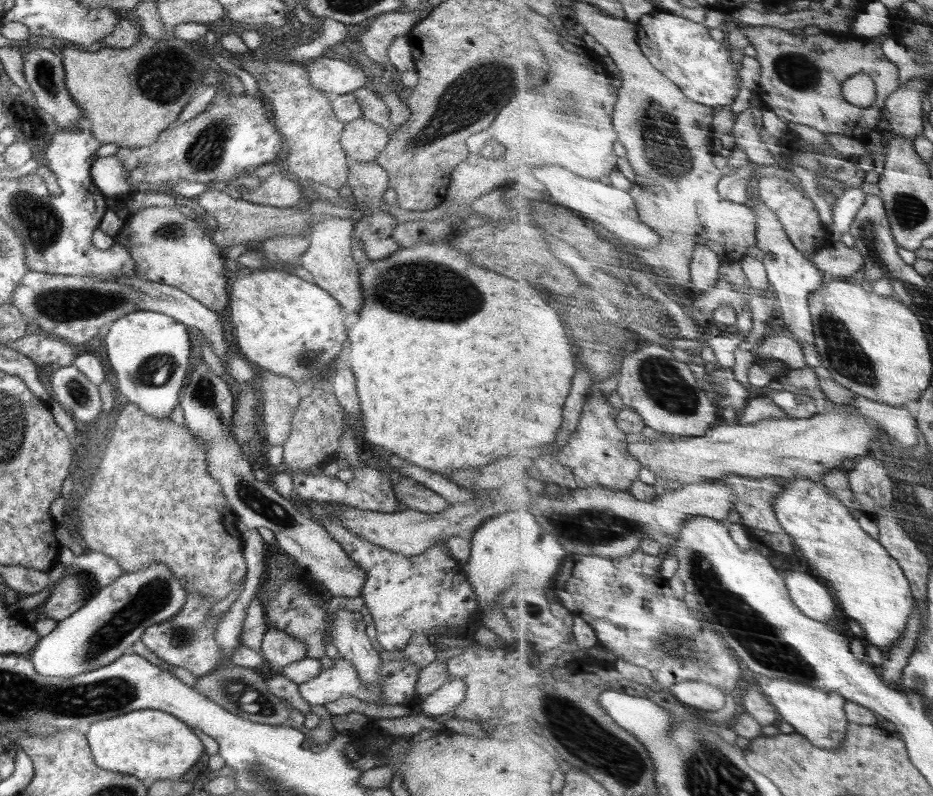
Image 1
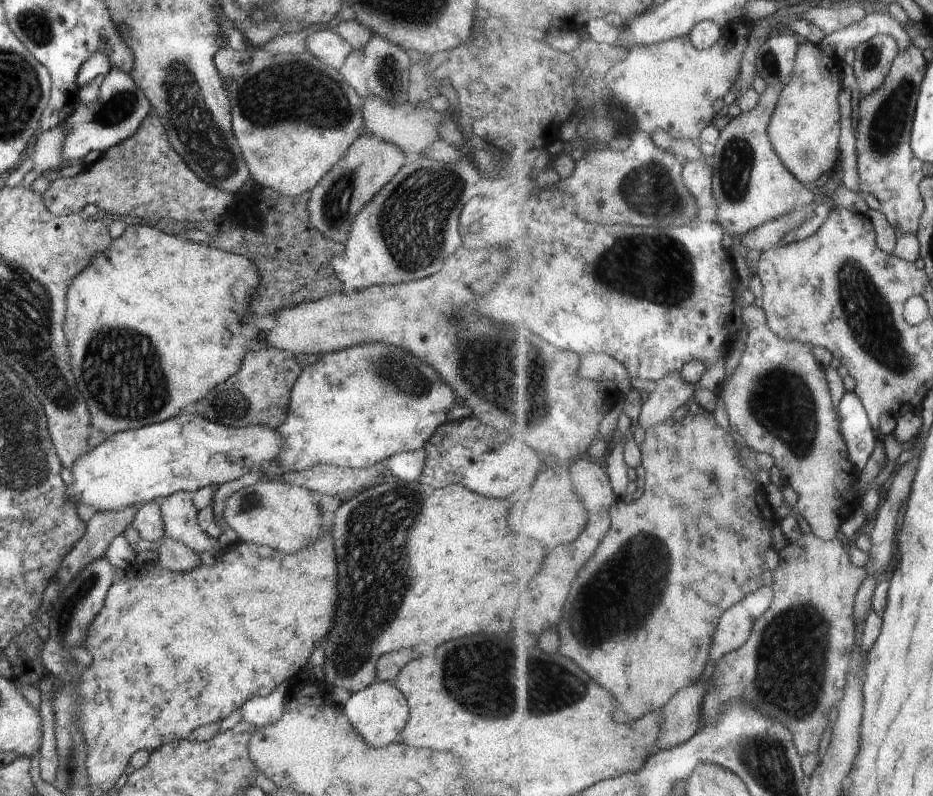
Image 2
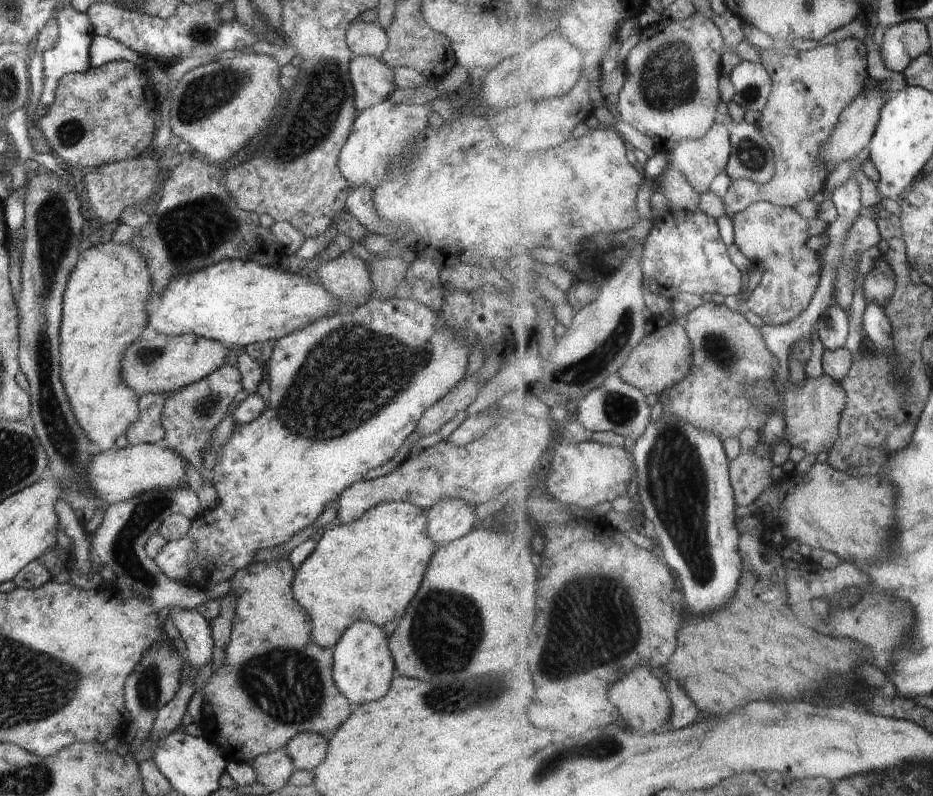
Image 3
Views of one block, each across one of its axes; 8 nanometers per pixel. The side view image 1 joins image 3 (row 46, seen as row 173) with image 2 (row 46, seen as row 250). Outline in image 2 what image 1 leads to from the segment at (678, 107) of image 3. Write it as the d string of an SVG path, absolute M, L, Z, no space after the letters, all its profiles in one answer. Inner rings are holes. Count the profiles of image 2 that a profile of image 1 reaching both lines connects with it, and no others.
M729 33L714 48L705 51L693 43L690 35L653 45L640 45L632 48L632 54L622 64L612 68L607 80L610 80L615 99L628 108L640 131L653 134L654 131L667 130L677 139L691 140L699 144L704 129L712 125L717 116L716 102L728 96L736 80L740 78L746 48L747 39L737 38Z

